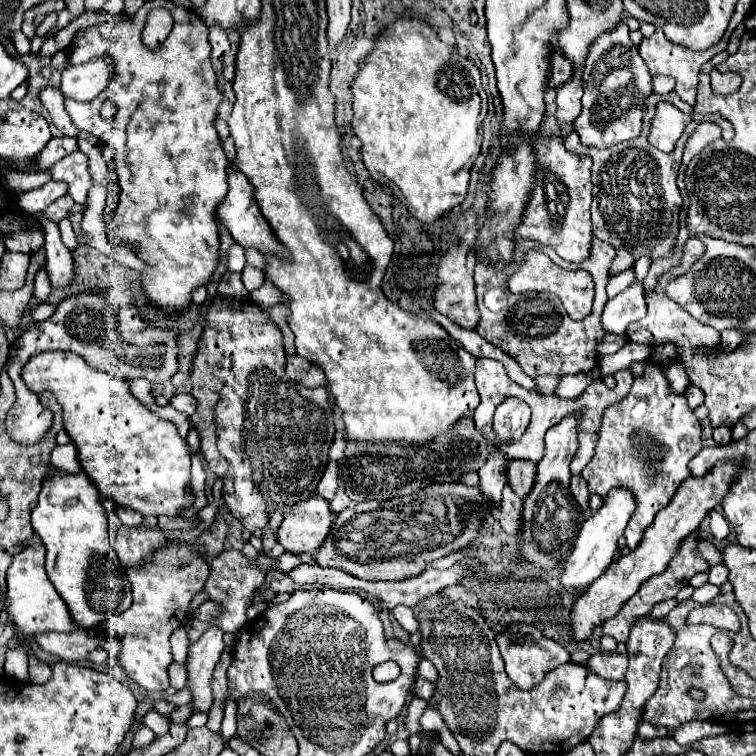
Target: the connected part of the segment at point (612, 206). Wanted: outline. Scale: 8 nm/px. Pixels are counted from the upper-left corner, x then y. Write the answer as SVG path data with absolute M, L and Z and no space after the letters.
M643 121L641 135L637 139L613 145L609 149L585 147L579 141L575 131L569 131L565 147L573 153L585 153L593 159L591 181L593 181L593 203L591 203L591 221L593 235L601 241L611 243L613 247L625 247L635 259L643 255L665 255L667 249L655 249L657 243L663 243L671 237L671 223L675 211L681 207L681 195L677 191L677 171L681 165L681 151L687 137L679 139L673 153L661 153L659 149L647 143L649 123Z

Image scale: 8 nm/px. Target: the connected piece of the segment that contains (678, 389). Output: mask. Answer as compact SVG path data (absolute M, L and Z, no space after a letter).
M671 363L667 369L665 369L665 377L669 381L669 387L673 393L677 395L683 395L689 387L689 379L687 379L687 373L683 369L681 363Z

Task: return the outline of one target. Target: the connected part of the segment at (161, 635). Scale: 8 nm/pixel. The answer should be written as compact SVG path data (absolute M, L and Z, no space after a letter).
M171 541L167 549L153 553L143 569L127 569L133 605L123 613L111 615L105 621L103 629L109 637L121 643L119 663L123 665L125 673L141 687L149 691L165 691L169 687L167 667L173 661L169 635L189 621L187 607L195 593L199 593L205 585L207 575L209 563L203 557L195 555L191 545L179 541Z

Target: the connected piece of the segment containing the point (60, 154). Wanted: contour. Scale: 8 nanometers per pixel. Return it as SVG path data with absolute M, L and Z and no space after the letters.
M53 137L45 149L39 153L37 157L37 167L43 171L51 169L51 165L55 165L59 159L63 159L65 155L69 155L71 151L77 151L77 139L71 137Z

